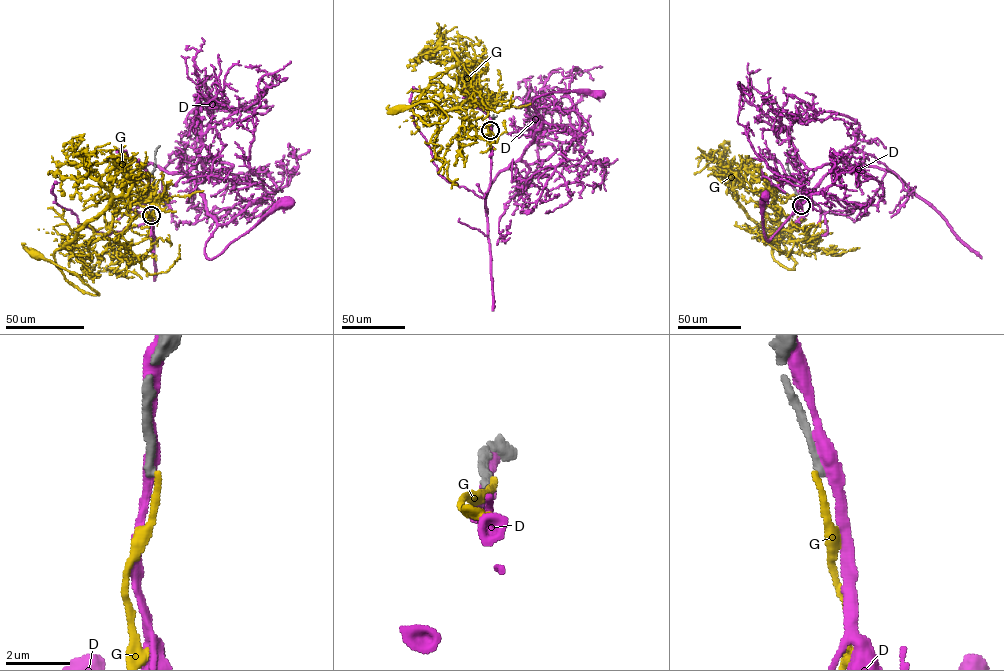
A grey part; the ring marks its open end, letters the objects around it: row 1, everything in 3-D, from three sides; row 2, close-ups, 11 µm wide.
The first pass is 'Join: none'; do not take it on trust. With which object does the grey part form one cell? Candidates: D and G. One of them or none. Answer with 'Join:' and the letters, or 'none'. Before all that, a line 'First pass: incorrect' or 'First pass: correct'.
First pass: correct
Join: none

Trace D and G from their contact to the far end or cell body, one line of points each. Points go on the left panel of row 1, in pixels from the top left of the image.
D: (151, 213), (153, 196), (152, 225), (145, 166), (188, 174), (216, 223), (205, 246), (212, 258), (288, 202)
G: (151, 215), (149, 235), (136, 244), (102, 238), (54, 251), (64, 277), (97, 295), (35, 254)

